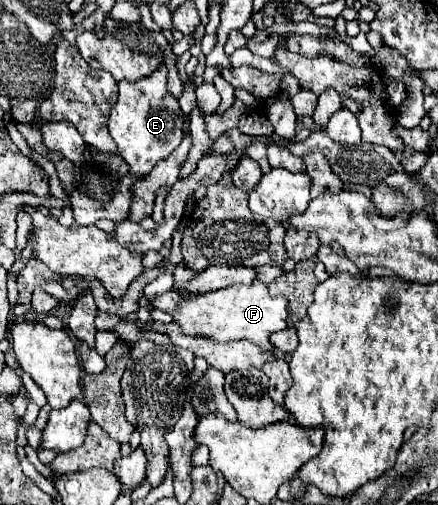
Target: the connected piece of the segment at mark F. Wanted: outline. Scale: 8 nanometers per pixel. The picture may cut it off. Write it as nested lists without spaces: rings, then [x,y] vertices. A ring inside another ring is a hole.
[[[254,281],[252,285],[232,285],[202,295],[180,293],[178,289],[170,289],[154,297],[152,305],[156,309],[170,313],[174,323],[178,323],[186,335],[208,337],[216,343],[248,339],[254,341],[256,345],[262,345],[262,349],[272,349],[272,343],[268,339],[270,333],[286,329],[286,319],[288,319],[286,299],[270,297],[268,287],[260,281]]]

